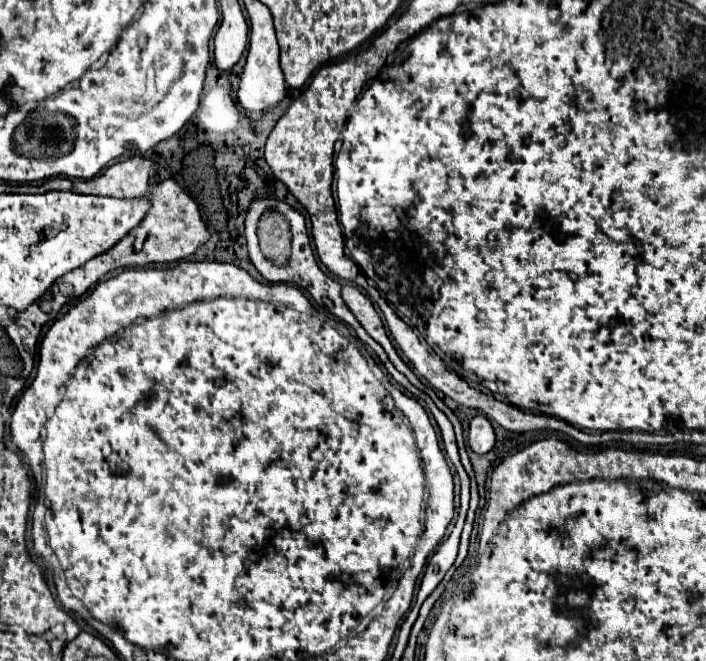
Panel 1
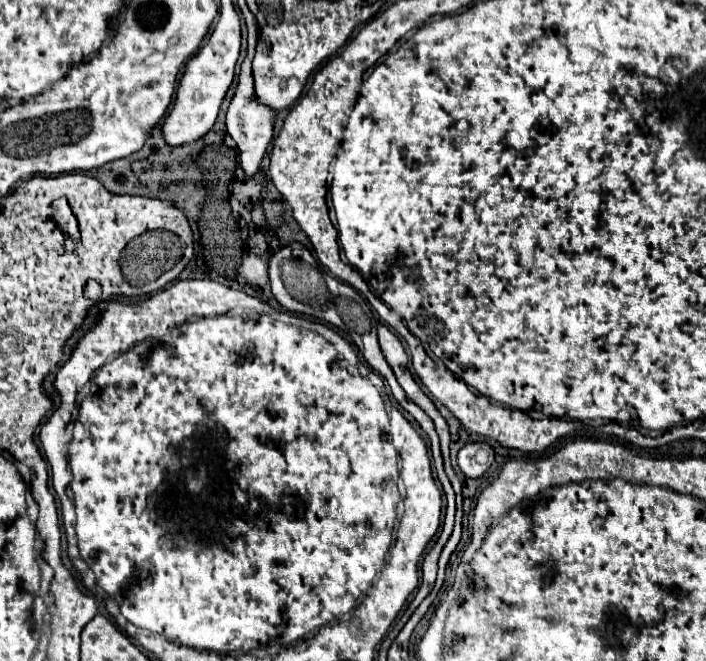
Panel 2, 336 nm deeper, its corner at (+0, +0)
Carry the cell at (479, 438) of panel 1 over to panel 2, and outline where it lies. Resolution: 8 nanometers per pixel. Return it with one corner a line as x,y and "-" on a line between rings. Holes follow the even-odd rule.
468,443
458,453
458,467
470,479
482,477
490,469
492,461
494,451
488,443

